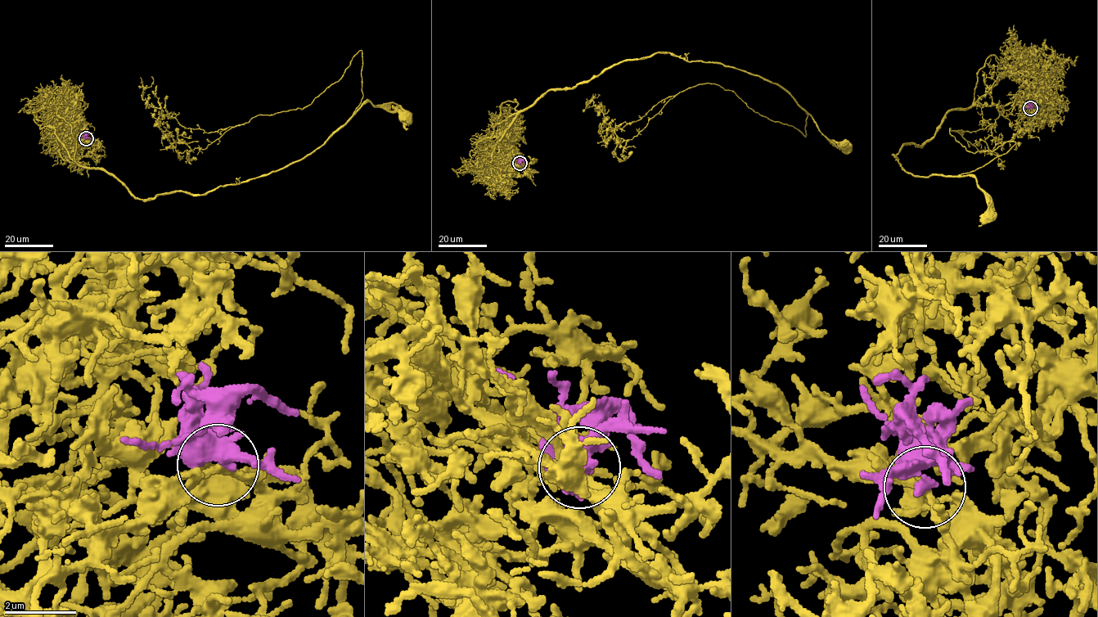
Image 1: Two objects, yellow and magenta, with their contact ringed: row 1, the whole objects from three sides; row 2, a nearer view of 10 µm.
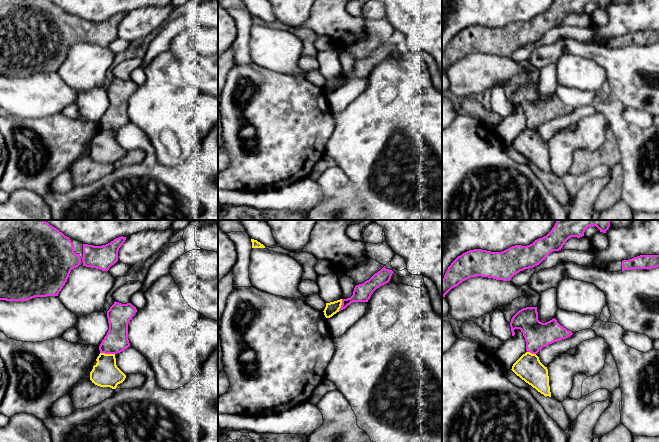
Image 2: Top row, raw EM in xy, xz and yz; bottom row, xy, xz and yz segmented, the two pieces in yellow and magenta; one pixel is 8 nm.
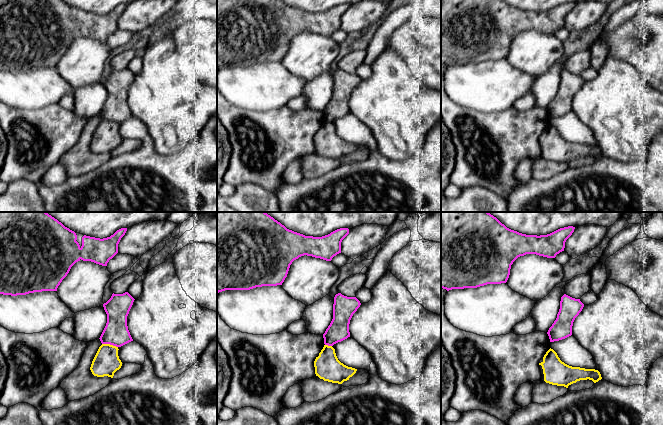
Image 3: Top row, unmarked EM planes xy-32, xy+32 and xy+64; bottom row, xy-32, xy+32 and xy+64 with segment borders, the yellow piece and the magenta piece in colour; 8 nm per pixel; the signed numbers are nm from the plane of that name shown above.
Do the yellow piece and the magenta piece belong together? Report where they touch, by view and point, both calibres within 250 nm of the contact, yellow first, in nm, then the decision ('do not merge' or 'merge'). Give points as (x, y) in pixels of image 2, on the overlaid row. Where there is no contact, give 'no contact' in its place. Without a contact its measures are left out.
meets yellow in xy at (107, 354); 220 nm thick on the yellow side, 190 nm on the other; merge

